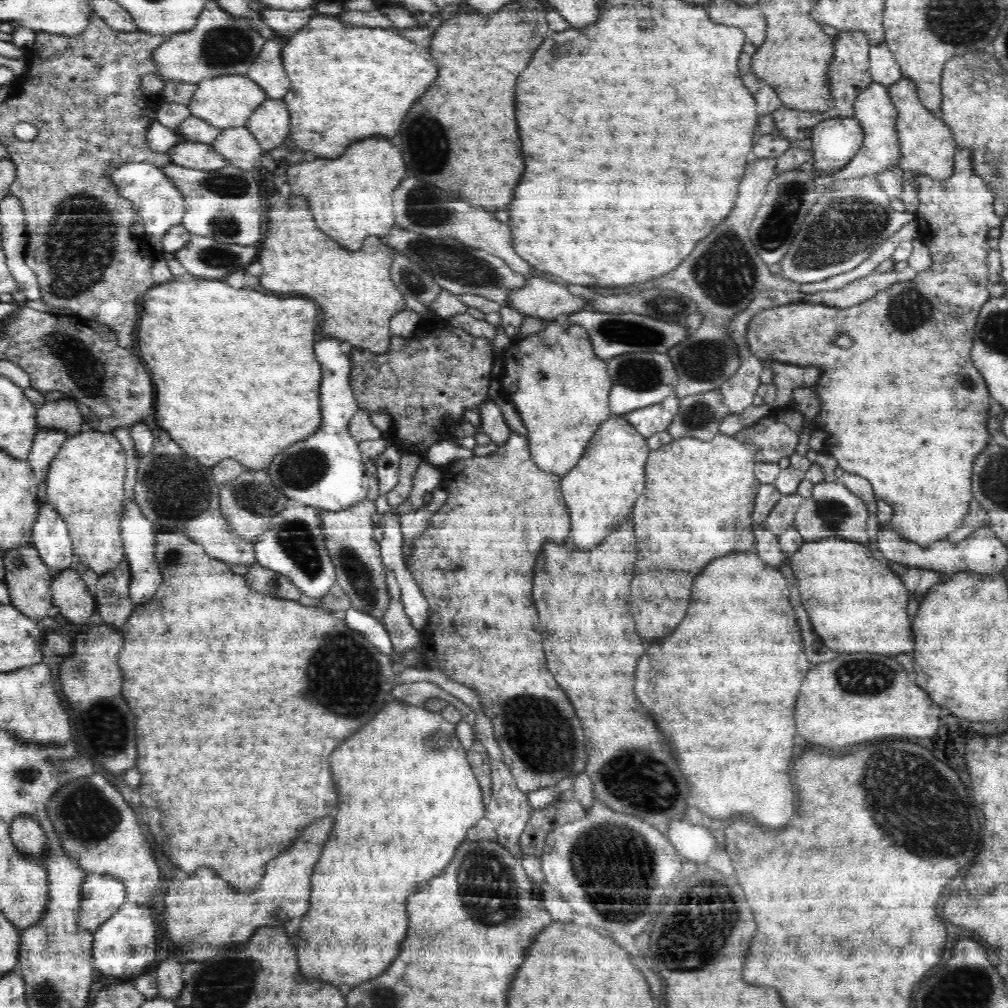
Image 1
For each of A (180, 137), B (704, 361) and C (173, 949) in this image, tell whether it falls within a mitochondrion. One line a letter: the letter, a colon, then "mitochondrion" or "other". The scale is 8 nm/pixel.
A: other
B: mitochondrion
C: other

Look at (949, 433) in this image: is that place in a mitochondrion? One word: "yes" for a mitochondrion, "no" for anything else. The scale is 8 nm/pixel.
no

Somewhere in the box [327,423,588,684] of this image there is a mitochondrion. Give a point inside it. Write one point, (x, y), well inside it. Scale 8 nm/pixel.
(357, 571)

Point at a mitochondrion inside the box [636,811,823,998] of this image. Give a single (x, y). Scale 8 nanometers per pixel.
(684, 947)

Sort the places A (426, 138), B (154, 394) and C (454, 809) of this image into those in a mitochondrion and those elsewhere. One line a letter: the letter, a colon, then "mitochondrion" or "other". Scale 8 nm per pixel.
A: mitochondrion
B: other
C: other

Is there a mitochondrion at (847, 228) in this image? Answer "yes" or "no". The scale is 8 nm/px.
yes

